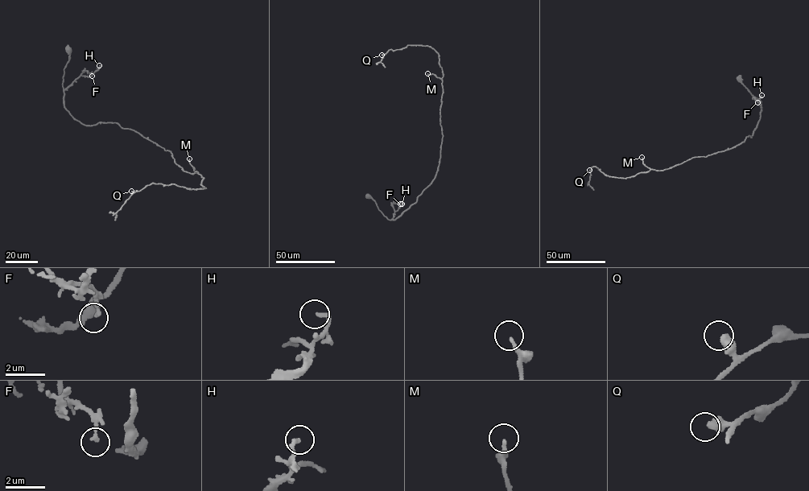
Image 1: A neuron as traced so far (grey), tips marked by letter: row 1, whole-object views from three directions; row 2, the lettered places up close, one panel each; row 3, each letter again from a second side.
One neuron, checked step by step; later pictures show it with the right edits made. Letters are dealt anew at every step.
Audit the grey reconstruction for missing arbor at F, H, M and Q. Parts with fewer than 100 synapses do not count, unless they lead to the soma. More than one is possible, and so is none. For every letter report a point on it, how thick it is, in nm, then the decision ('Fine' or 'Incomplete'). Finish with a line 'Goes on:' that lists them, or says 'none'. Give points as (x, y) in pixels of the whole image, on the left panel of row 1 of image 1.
F: Place: (92, 76). Thickness 190 nm. Fine
H: Place: (99, 65). Thickness 200 nm. Fine
M: Place: (189, 158). Thickness 180 nm. Incomplete
Q: Place: (131, 191). Thickness 500 nm. Fine
Goes on: M

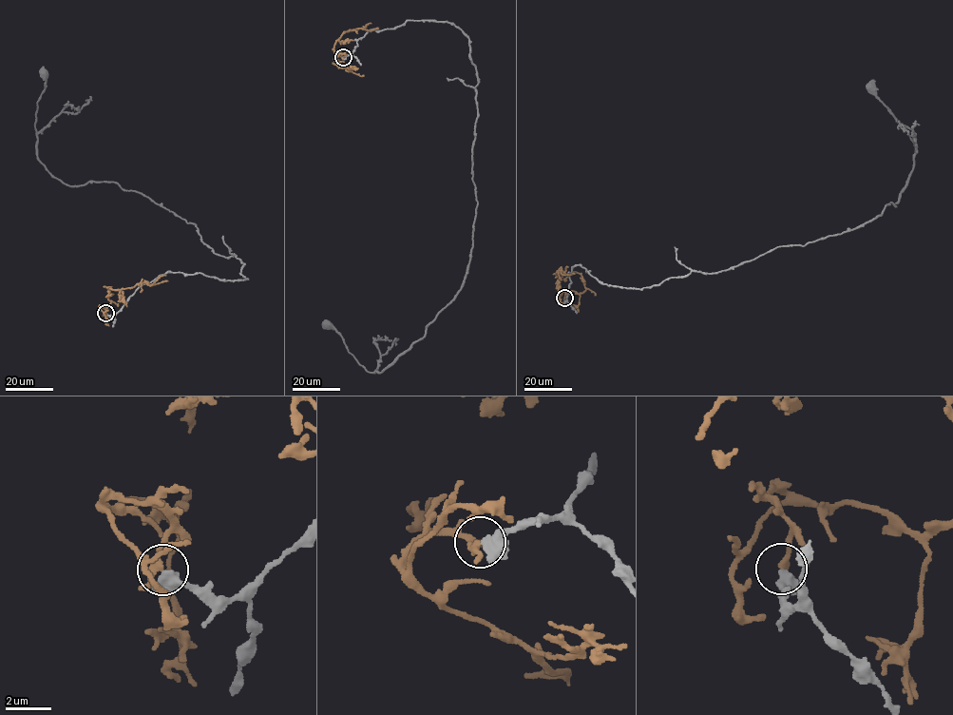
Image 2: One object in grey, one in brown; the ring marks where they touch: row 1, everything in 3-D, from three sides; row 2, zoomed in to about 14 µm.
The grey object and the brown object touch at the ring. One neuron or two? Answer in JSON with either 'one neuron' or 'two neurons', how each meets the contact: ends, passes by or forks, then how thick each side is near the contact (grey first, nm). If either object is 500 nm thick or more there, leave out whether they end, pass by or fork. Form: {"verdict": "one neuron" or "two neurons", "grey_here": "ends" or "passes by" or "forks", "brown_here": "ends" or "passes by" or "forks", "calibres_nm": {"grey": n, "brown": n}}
{"verdict": "two neurons", "grey_here": "passes by", "brown_here": "passes by", "calibres_nm": {"grey": 380, "brown": 220}}

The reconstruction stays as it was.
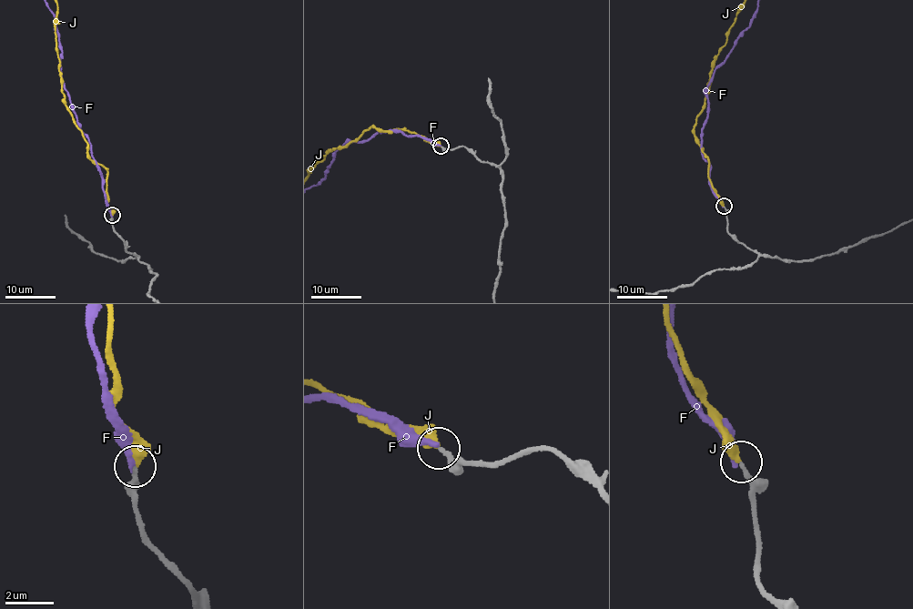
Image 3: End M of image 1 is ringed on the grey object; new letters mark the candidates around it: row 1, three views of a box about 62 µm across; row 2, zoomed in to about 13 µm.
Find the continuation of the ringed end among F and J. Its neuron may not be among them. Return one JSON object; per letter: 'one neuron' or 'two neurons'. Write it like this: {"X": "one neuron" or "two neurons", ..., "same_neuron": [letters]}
{"F": "two neurons", "J": "one neuron", "same_neuron": ["J"]}

